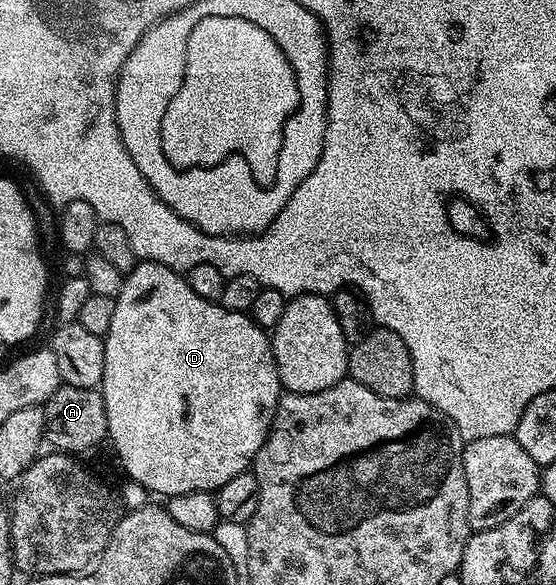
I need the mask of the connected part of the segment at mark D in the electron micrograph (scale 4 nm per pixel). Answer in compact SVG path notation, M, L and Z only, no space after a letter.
M145 260L136 263L135 269L124 275L119 295L115 297L113 322L109 326L103 345L105 346L105 374L101 391L107 411L109 444L115 447L124 470L141 487L156 492L160 498L186 492L214 493L221 486L225 486L229 478L237 478L237 474L248 471L252 467L255 455L261 450L267 431L271 429L271 419L275 407L279 404L281 385L275 359L271 353L268 333L257 327L248 313L225 310L216 301L201 298L201 294L193 294L193 290L180 273L173 271L172 268L155 264L152 260Z

